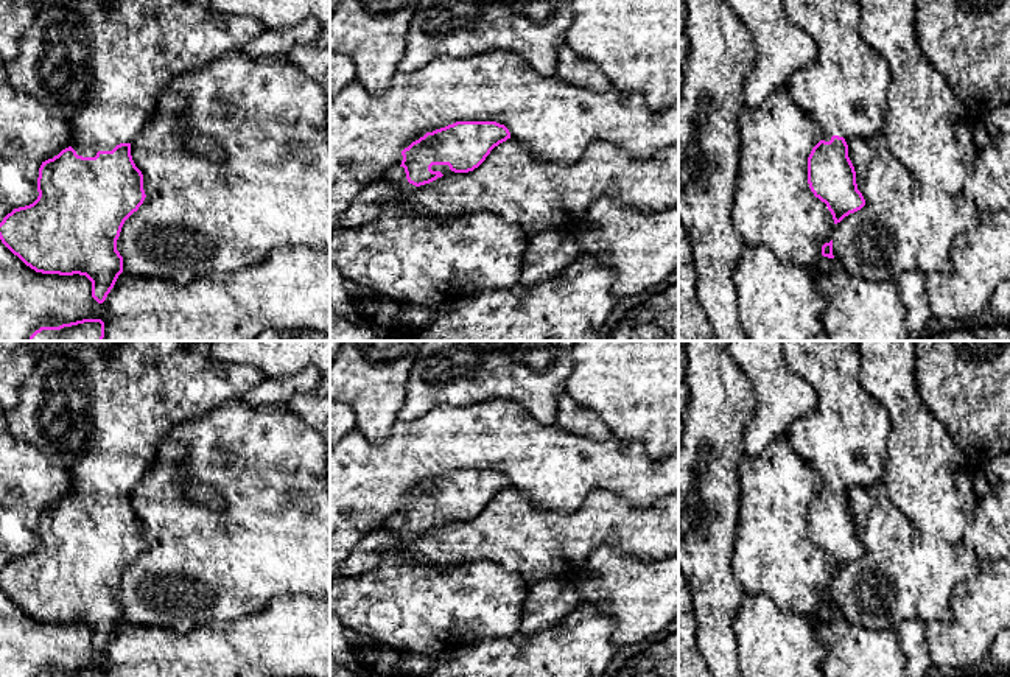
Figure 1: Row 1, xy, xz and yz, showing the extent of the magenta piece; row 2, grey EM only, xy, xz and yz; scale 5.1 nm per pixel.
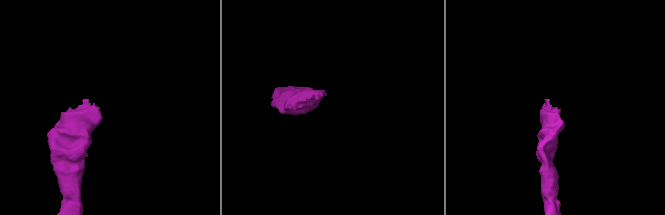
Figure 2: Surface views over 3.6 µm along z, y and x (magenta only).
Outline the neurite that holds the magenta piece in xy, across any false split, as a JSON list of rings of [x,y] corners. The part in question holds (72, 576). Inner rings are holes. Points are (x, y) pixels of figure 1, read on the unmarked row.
[[[70,341],[67,349],[53,349],[40,356],[36,369],[26,378],[20,389],[17,405],[5,412],[9,431],[20,440],[31,444],[48,464],[65,470],[72,481],[73,490],[53,507],[42,510],[37,526],[37,548],[25,556],[14,557],[0,571],[2,591],[17,604],[26,615],[42,623],[59,624],[86,624],[92,630],[92,646],[103,652],[114,637],[118,624],[123,621],[123,605],[117,599],[117,588],[120,585],[124,570],[139,559],[146,543],[143,538],[143,523],[135,515],[131,504],[131,490],[139,484],[145,473],[156,464],[156,453],[159,444],[177,425],[202,417],[204,414],[219,408],[224,402],[232,398],[243,398],[254,386],[265,380],[260,369],[237,363],[219,363],[210,356],[210,346],[215,341]]]

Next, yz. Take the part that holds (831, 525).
[[[783,341],[783,355],[792,372],[811,383],[817,392],[815,408],[794,422],[787,437],[792,448],[808,459],[823,479],[823,487],[808,506],[808,532],[837,573],[865,554],[847,492],[857,486],[870,486],[882,476],[887,461],[889,411],[861,386],[856,341]]]

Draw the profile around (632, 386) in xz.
[[[576,341],[568,395],[594,412],[619,440],[640,442],[646,454],[661,459],[679,448],[679,341]]]

